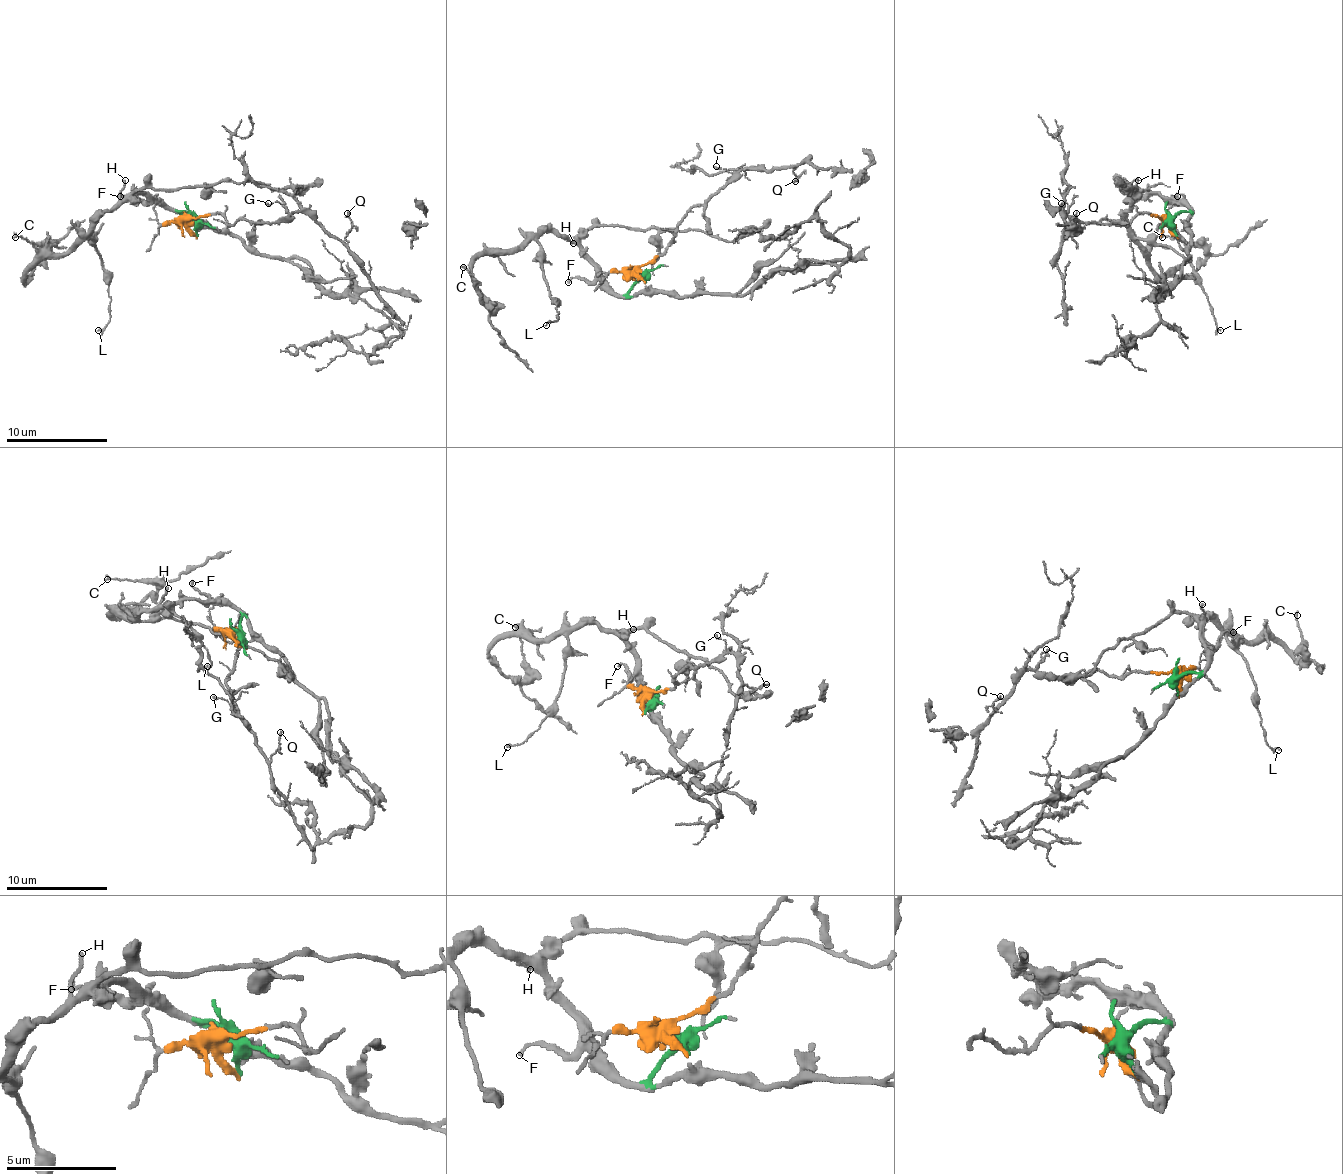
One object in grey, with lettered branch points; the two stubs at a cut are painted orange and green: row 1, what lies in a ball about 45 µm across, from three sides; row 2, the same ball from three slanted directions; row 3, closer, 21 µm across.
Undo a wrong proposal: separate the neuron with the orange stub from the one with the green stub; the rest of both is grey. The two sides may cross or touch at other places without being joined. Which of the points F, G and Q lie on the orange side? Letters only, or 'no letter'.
G, Q

